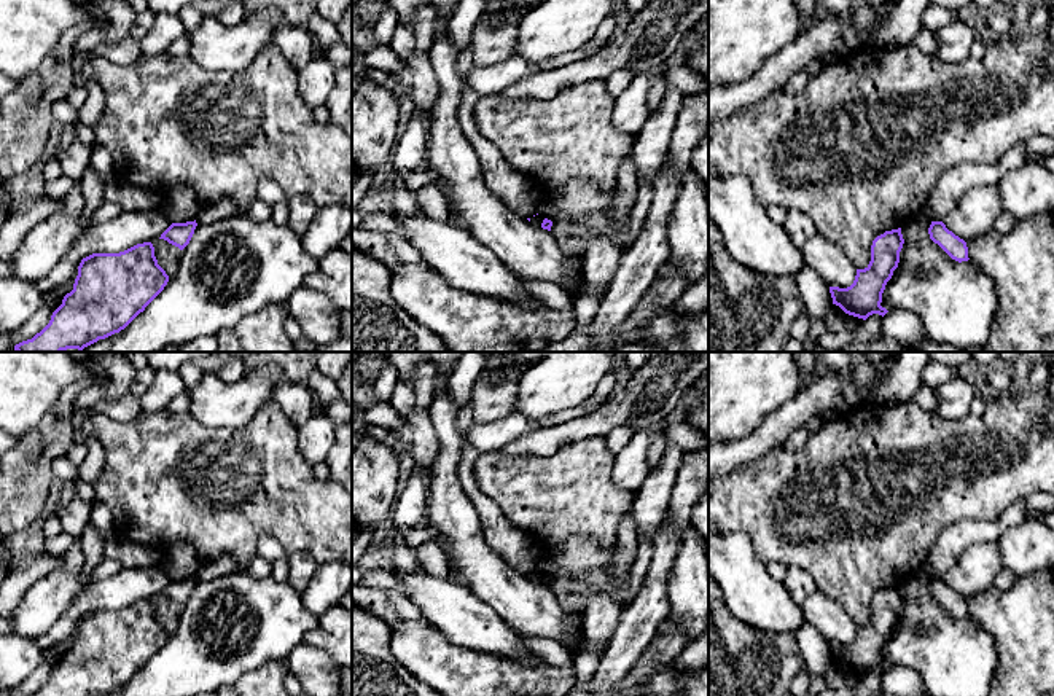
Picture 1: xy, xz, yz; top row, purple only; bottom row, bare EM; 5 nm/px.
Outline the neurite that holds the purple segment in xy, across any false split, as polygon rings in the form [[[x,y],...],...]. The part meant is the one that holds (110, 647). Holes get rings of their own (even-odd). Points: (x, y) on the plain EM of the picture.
[[[151,599],[119,610],[92,610],[81,616],[73,647],[32,696],[105,696],[124,686],[164,647],[169,632],[158,621]]]

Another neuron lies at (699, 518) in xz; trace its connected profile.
[[[709,489],[691,513],[691,526],[709,542]]]

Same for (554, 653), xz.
[[[519,635],[538,658],[552,666],[567,667],[575,661],[575,653],[554,640]]]

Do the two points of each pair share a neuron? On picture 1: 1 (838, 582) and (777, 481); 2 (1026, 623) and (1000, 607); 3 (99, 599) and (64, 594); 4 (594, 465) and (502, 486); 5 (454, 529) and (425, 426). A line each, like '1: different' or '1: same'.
1: same
2: same
3: different
4: same
5: different

